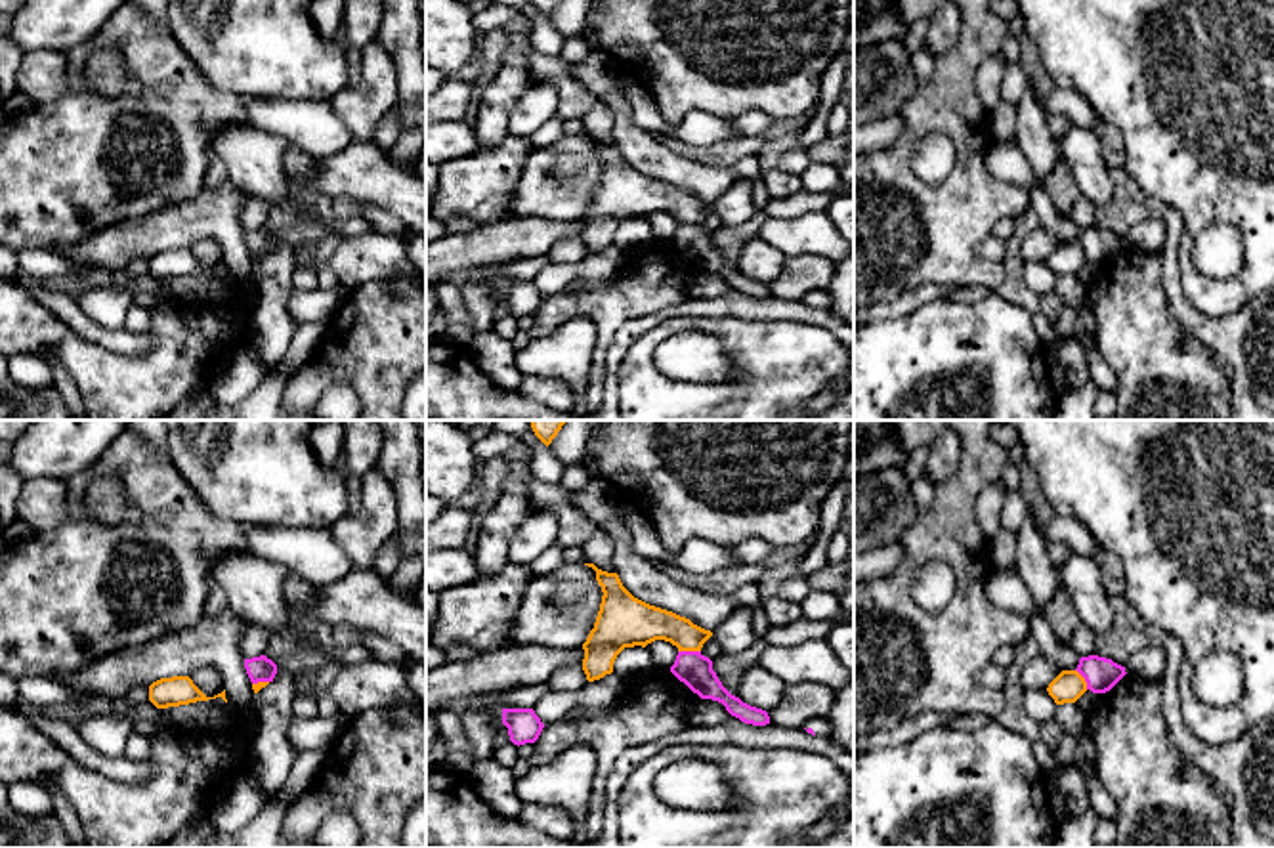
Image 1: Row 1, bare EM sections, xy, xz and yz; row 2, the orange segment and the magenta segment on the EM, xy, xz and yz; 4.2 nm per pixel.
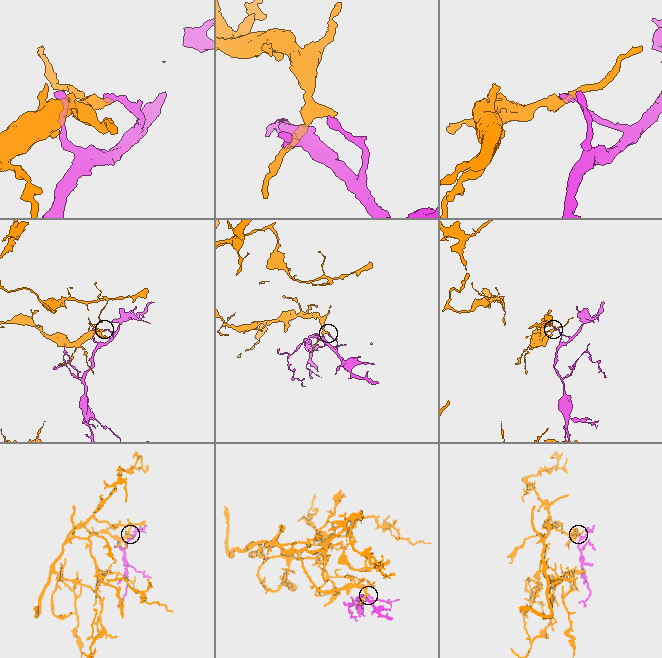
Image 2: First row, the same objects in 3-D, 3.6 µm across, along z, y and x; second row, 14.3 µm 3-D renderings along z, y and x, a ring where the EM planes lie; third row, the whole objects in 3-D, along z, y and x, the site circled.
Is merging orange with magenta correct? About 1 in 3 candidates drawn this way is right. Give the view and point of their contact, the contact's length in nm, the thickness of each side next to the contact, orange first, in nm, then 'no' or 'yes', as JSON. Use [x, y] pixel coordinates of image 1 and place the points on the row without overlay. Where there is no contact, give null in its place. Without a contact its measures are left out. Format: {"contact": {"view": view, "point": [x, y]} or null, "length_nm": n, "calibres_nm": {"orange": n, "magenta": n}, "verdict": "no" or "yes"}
{"contact": {"view": "xz", "point": [690, 222]}, "length_nm": 100, "calibres_nm": {"orange": 190, "magenta": 140}, "verdict": "no"}

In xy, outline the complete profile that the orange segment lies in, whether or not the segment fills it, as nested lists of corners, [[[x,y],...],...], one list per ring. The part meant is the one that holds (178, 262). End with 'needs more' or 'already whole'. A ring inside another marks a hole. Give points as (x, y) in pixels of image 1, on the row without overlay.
[[[172,248],[172,250],[160,250],[157,254],[153,254],[149,258],[149,273],[157,279],[157,281],[168,281],[168,279],[180,279],[180,277],[189,277],[189,275],[197,275],[197,273],[208,273],[208,271],[216,271],[222,269],[225,275],[225,262],[214,269],[206,269],[189,248]]] | already whole

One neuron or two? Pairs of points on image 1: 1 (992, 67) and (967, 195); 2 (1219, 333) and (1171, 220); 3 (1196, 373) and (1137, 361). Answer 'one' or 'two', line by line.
1: two
2: one
3: one

